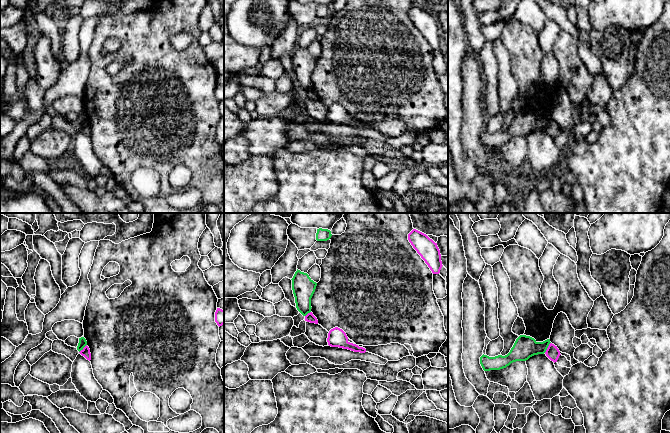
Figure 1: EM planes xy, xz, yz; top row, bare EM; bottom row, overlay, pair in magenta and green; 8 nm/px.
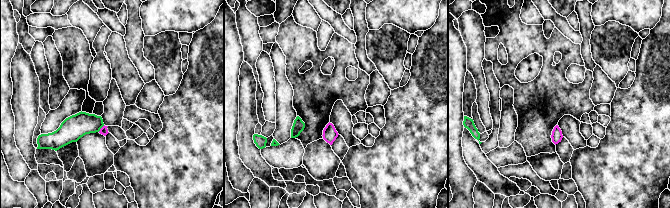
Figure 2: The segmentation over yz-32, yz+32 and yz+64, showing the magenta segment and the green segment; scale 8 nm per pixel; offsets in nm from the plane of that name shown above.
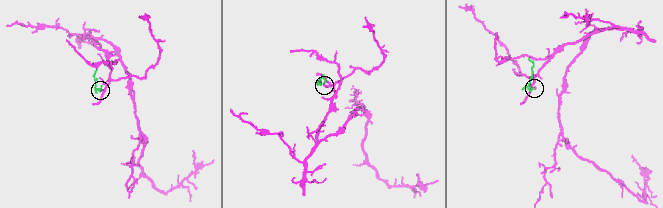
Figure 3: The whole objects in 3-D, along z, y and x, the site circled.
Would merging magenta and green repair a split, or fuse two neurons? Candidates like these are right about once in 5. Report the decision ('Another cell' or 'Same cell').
Another cell

